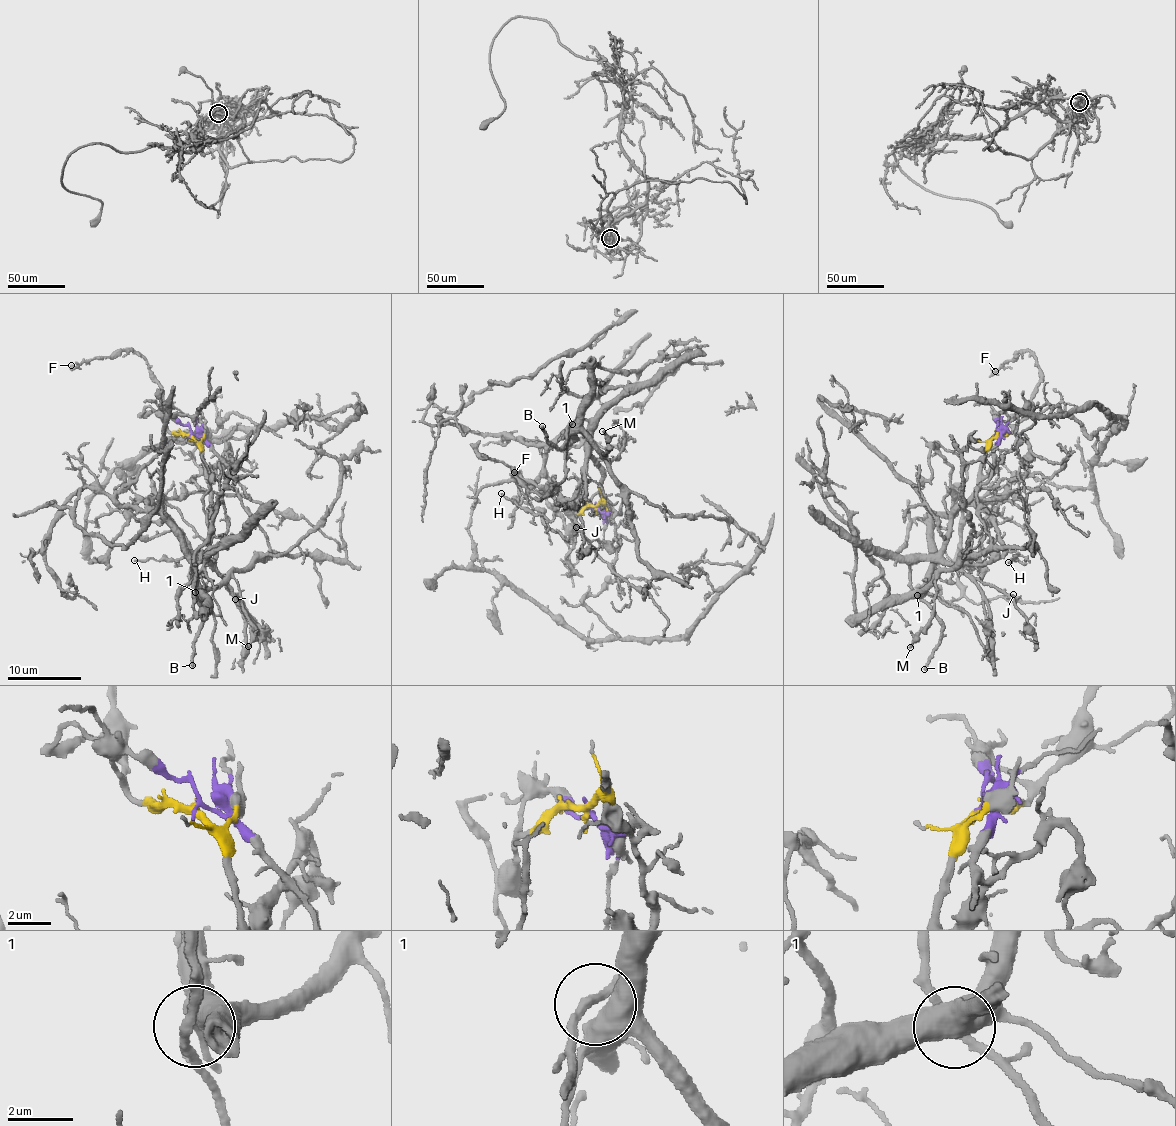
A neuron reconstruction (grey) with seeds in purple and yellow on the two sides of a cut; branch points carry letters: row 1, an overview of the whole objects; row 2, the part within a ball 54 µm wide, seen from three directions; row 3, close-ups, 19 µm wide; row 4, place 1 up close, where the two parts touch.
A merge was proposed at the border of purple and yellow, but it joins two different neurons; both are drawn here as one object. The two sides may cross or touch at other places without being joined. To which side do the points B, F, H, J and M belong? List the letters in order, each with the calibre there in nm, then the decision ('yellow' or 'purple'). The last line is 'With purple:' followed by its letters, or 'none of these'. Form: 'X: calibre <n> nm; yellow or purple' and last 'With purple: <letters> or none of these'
B: calibre 240 nm; yellow
F: calibre 200 nm; yellow
H: calibre 110 nm; yellow
J: calibre 110 nm; yellow
M: calibre 200 nm; purple
With purple: M

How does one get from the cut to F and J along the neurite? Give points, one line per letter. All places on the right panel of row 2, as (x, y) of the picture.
F: (995, 434), (1015, 428), (1039, 382), (1037, 363), (1029, 351), (1016, 351), (996, 371)
J: (995, 434), (985, 450), (976, 493), (953, 515), (943, 556), (968, 574), (1000, 588), (1016, 602), (1012, 595)

